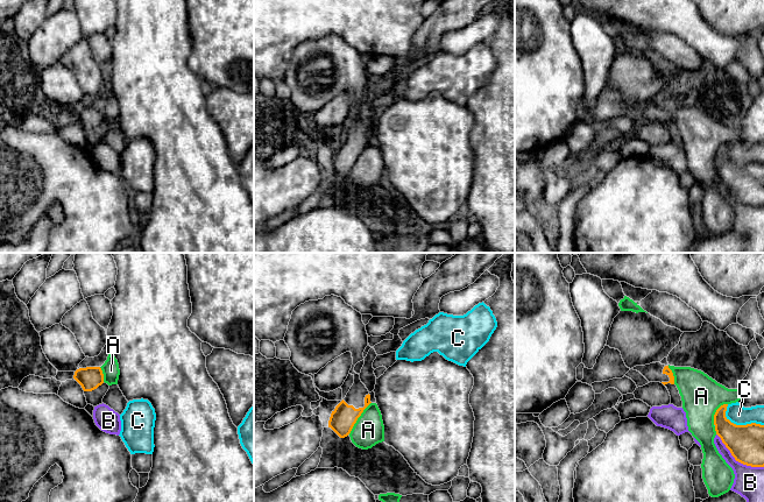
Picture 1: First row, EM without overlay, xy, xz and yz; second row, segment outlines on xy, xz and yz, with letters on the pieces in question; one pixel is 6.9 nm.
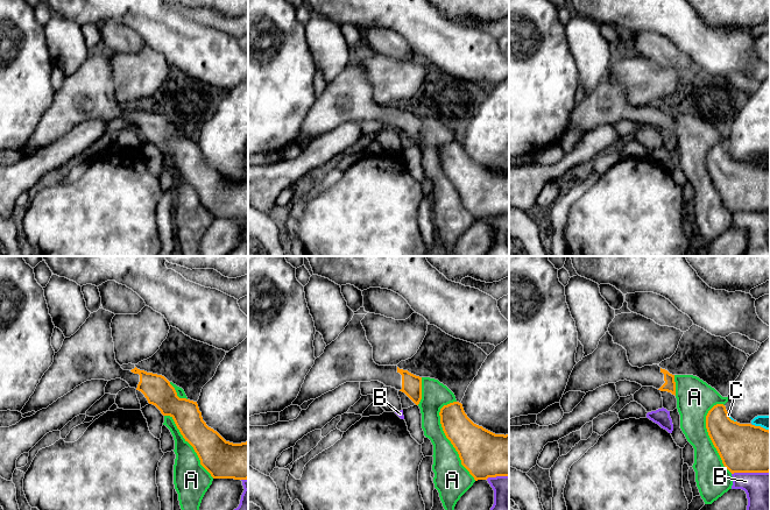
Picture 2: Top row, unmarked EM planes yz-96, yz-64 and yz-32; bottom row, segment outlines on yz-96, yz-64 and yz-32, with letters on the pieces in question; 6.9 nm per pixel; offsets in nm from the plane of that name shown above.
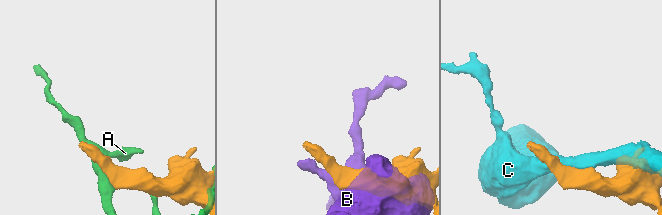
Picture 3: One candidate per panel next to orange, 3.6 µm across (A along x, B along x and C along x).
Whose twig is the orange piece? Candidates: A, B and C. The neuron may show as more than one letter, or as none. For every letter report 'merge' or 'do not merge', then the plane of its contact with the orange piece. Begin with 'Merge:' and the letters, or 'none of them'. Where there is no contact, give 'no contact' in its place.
Merge: none of them
A: do not merge | xz
B: do not merge | yz
C: do not merge | yz

